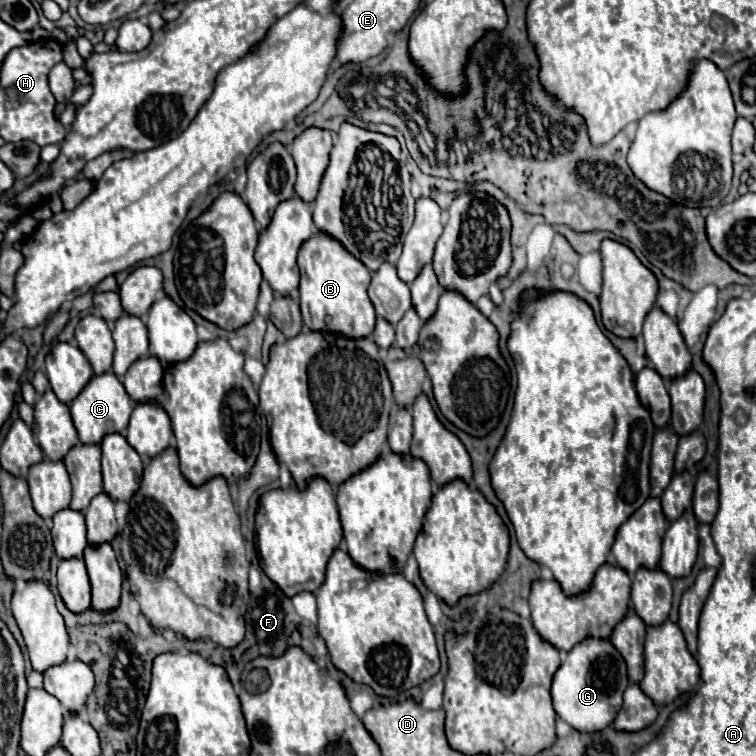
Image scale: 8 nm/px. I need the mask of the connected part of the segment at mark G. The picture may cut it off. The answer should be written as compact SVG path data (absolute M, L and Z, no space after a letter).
M586 639L566 653L564 663L552 681L552 701L558 717L580 733L594 733L606 729L616 719L624 689L628 687L626 663L614 645L606 639Z

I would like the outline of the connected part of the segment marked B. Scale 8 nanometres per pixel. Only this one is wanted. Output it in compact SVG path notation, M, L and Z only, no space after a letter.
M322 233L312 235L308 239L298 255L298 267L300 267L300 311L304 319L304 327L318 333L334 333L346 339L362 339L370 337L376 325L376 311L368 299L368 285L372 279L372 273L356 261L350 253L344 253L344 247L338 241L332 241L332 237L324 237Z

